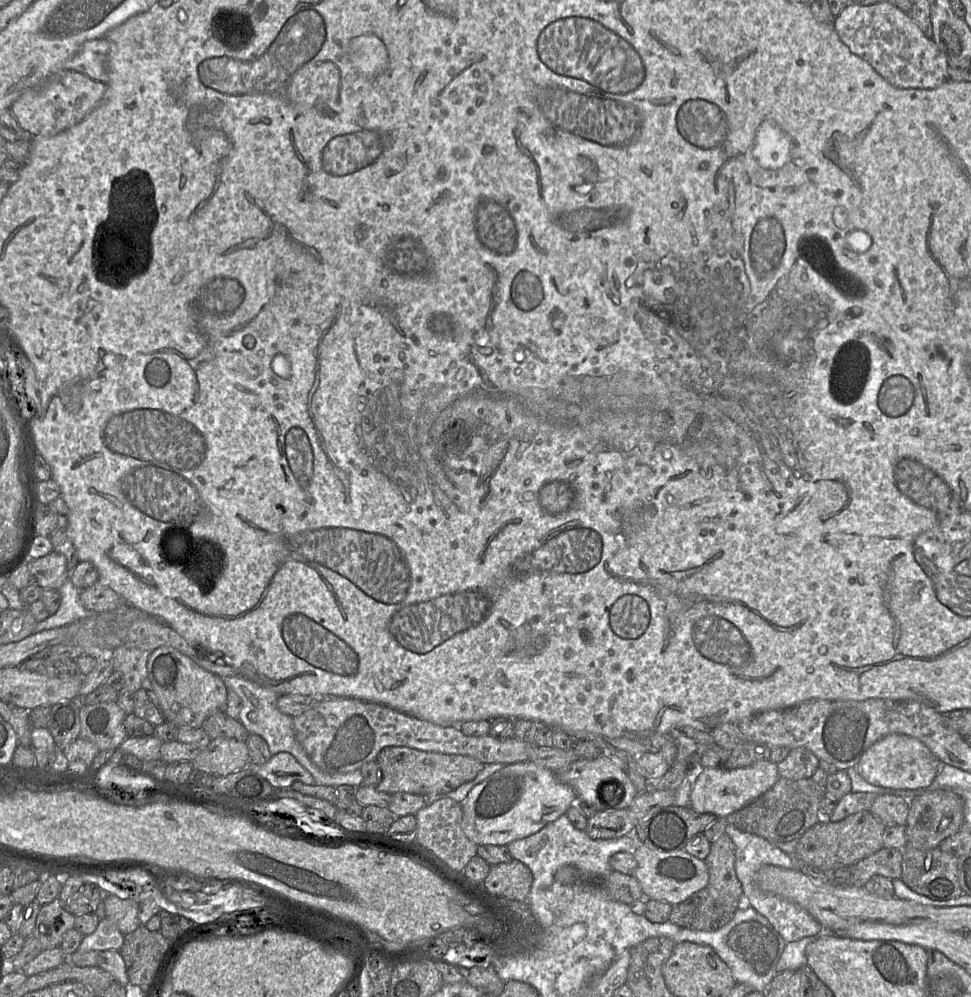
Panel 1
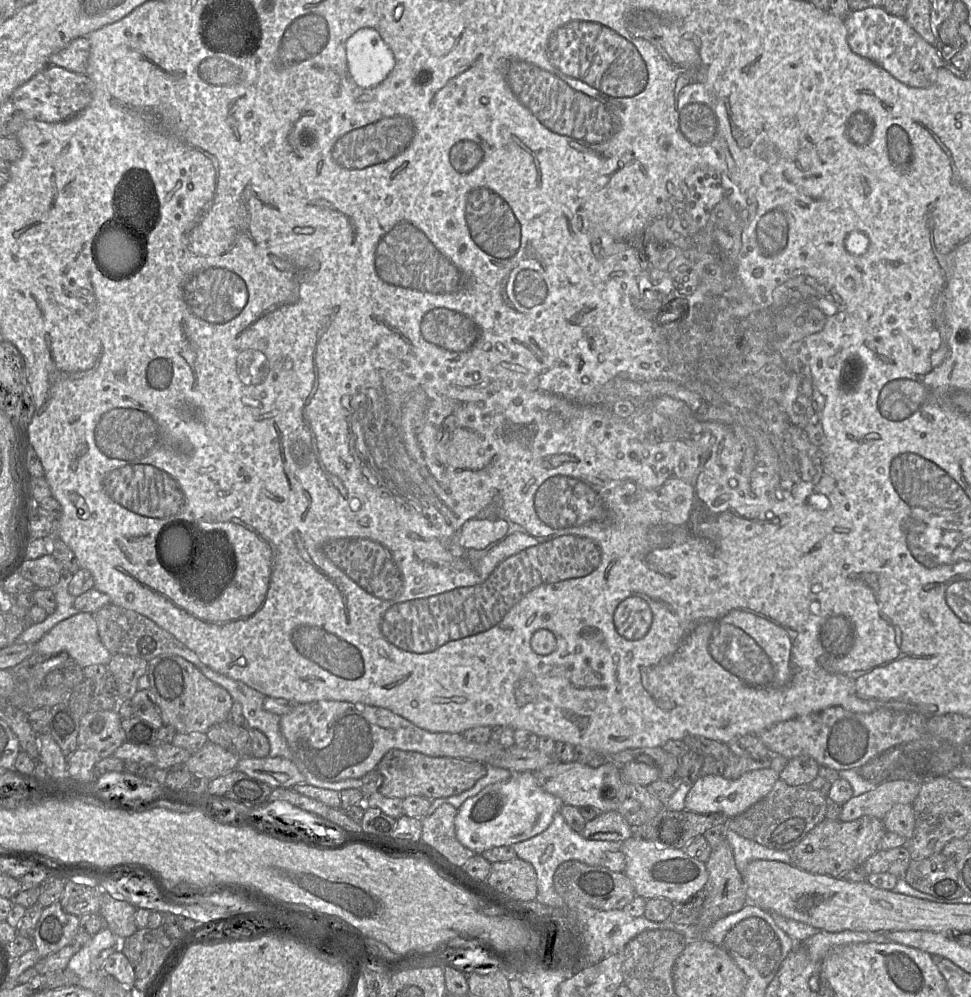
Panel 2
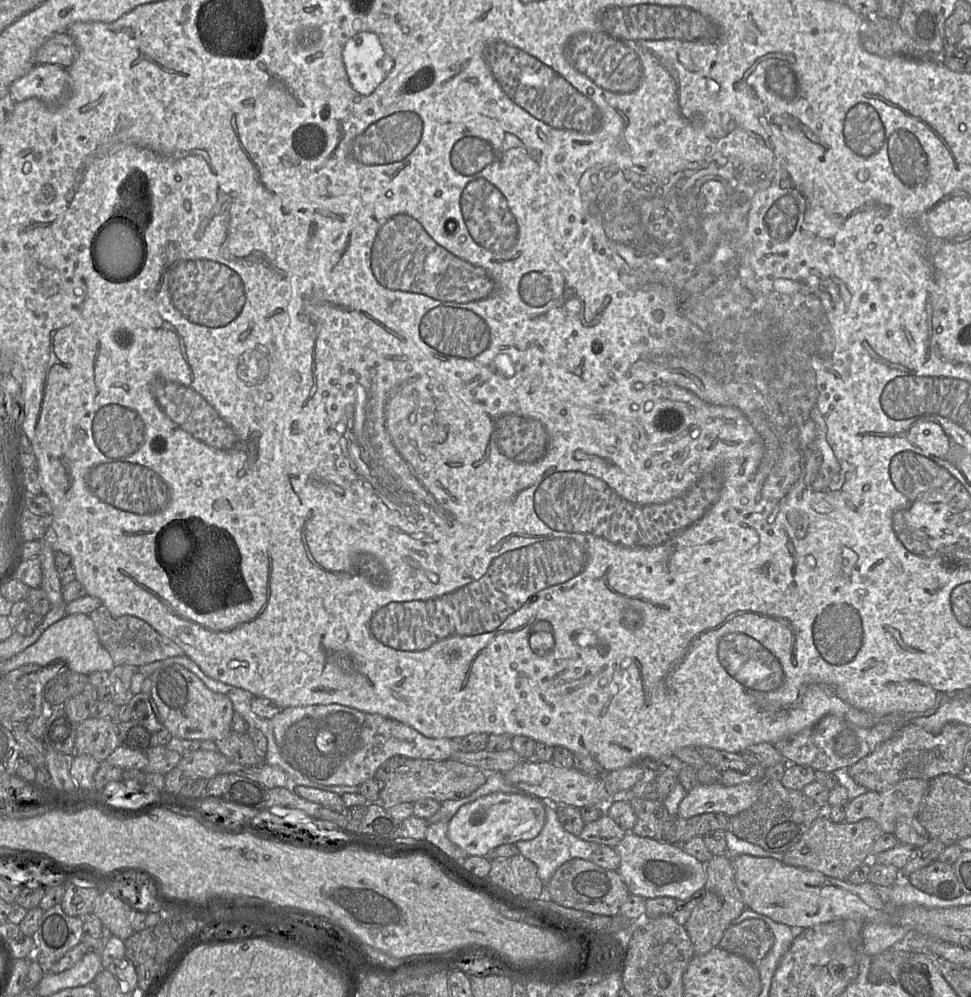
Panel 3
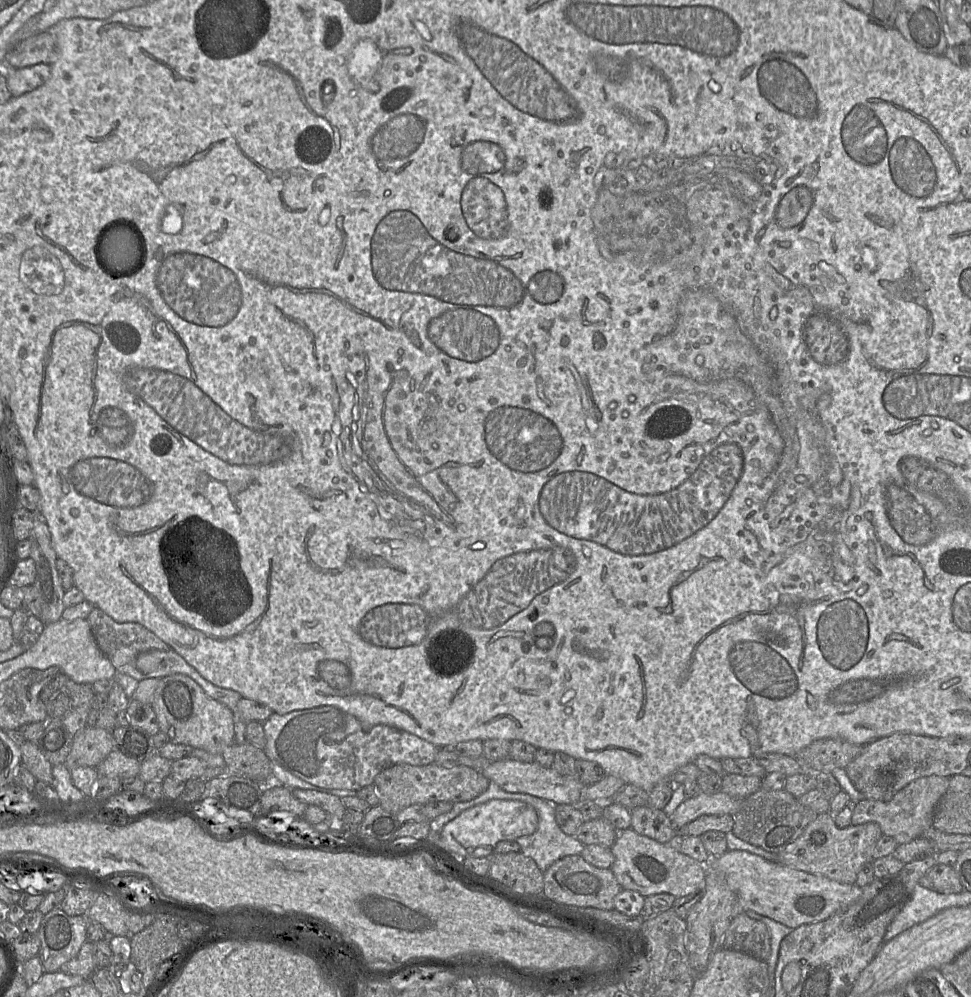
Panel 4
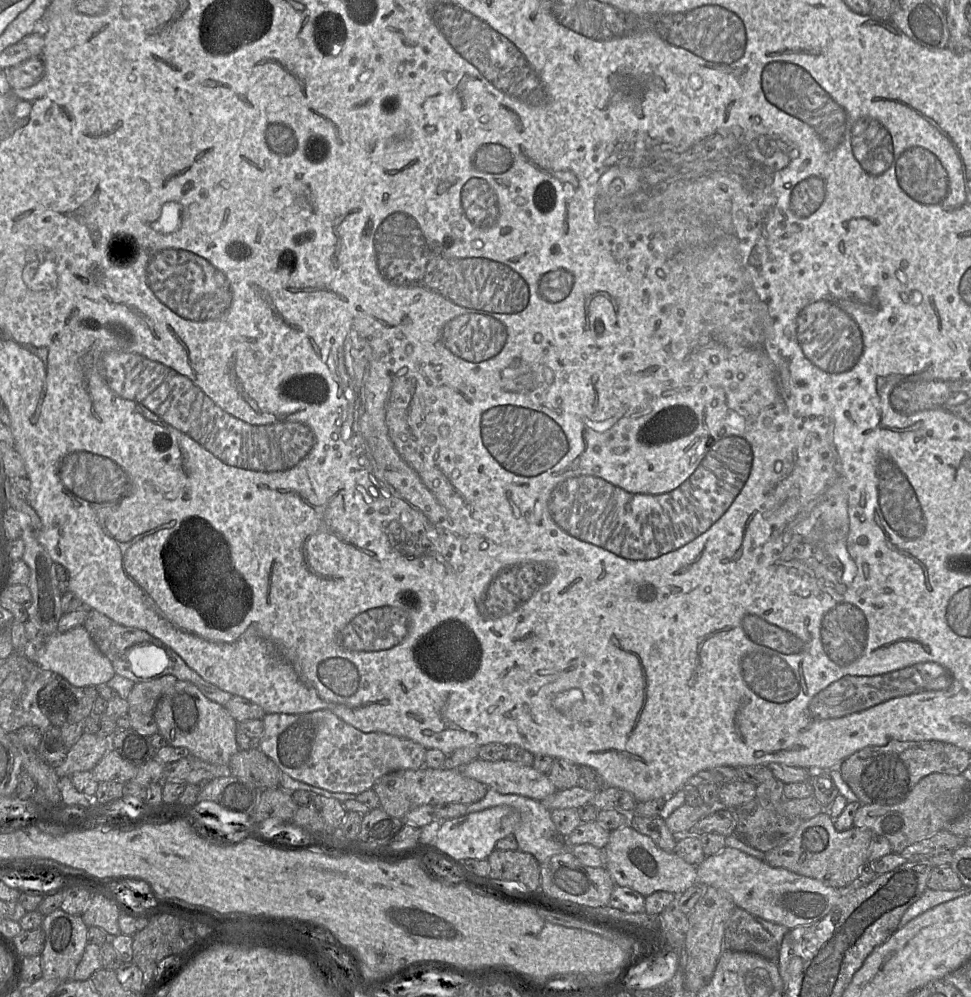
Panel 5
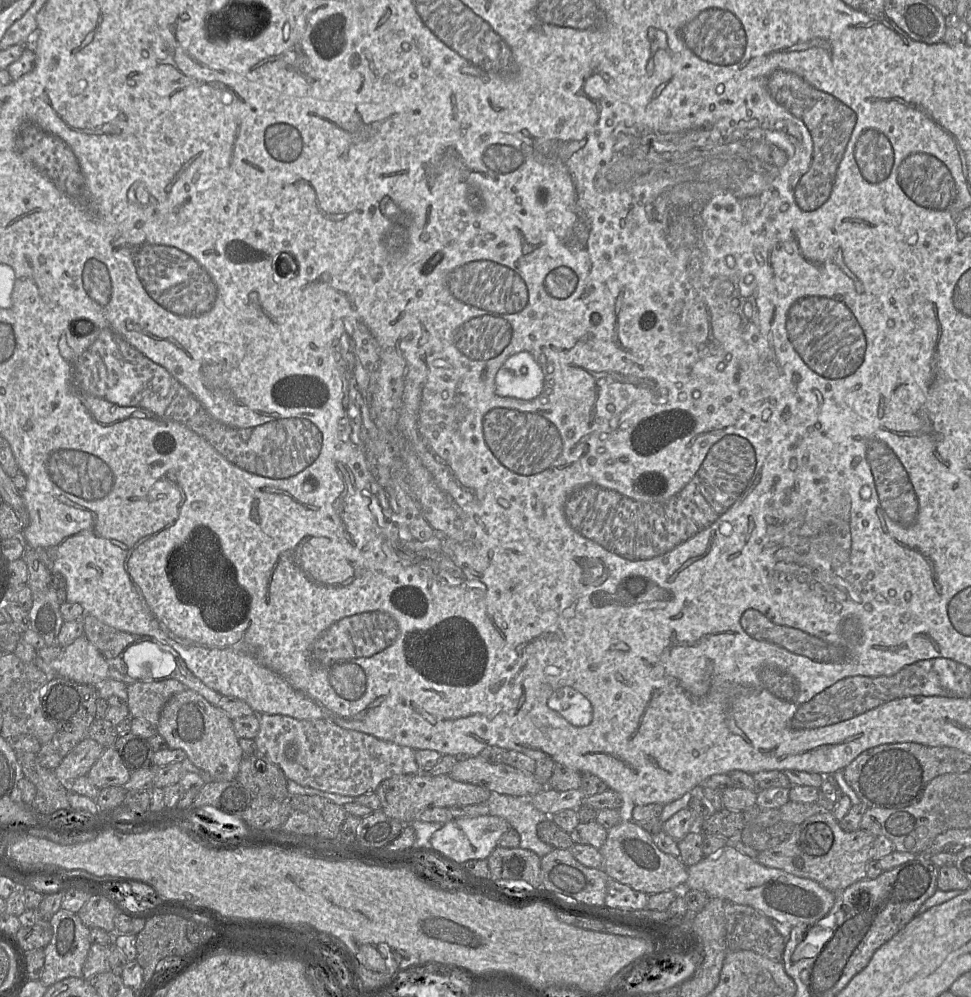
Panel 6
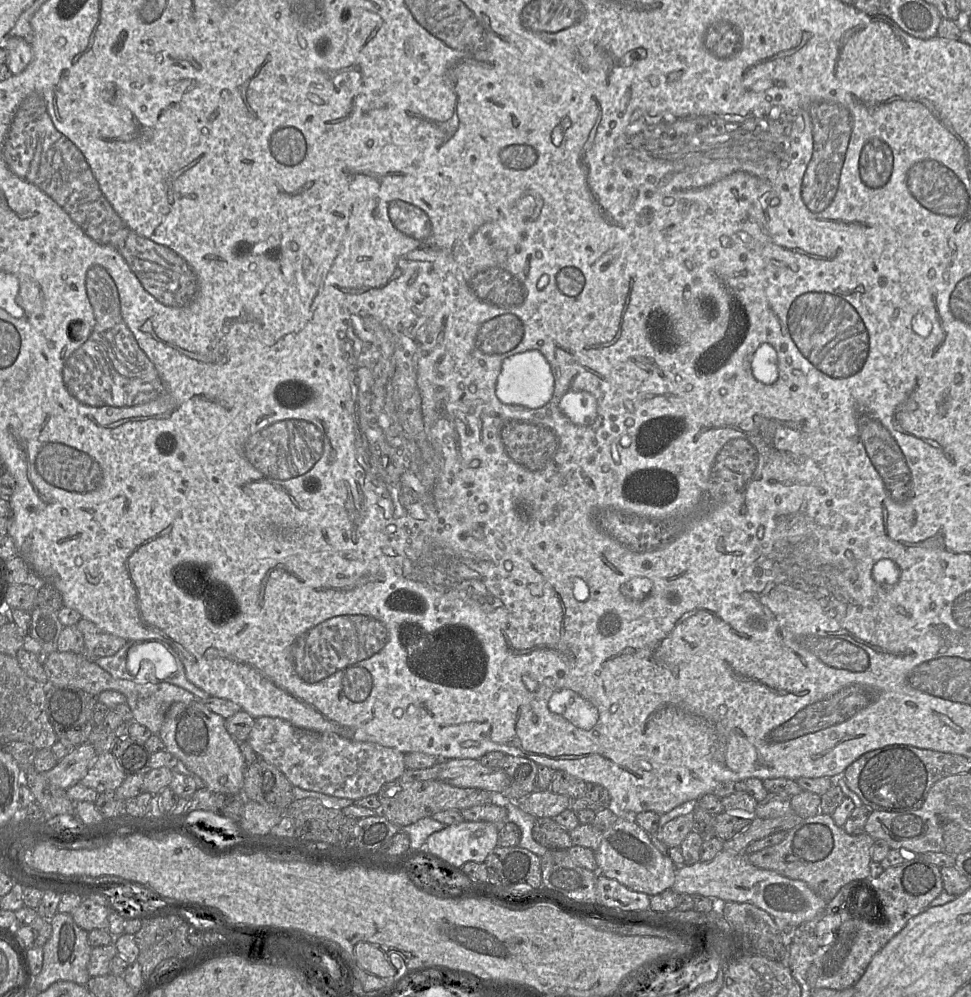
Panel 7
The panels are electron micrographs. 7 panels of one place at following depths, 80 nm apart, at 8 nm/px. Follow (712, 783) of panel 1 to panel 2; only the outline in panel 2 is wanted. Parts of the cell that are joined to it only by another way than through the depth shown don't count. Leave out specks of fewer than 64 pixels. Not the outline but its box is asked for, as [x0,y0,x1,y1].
[685,767,779,817]

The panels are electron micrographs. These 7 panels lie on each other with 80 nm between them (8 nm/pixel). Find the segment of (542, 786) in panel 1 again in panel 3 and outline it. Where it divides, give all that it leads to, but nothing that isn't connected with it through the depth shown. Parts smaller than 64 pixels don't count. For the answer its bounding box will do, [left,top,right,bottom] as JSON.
[448,792,547,856]

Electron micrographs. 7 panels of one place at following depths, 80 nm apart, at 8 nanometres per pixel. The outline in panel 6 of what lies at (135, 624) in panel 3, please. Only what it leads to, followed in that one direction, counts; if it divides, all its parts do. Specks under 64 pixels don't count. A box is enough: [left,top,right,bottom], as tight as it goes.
[83,615,141,660]

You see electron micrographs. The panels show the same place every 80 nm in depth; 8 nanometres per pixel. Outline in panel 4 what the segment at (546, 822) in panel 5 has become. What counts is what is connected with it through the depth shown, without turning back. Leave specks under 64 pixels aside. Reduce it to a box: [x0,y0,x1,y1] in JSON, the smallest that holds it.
[429,781,585,873]

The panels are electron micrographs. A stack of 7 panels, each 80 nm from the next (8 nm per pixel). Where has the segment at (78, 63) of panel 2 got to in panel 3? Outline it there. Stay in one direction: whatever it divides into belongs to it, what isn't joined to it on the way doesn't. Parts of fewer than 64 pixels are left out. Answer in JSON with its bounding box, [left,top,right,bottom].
[35,33,78,69]

